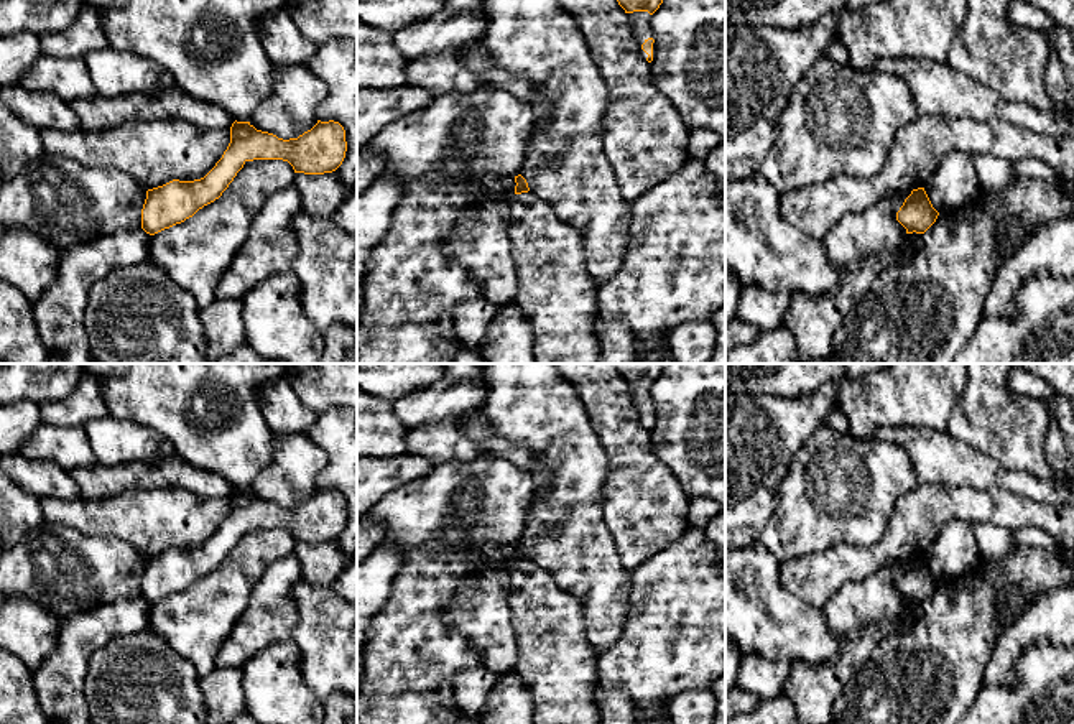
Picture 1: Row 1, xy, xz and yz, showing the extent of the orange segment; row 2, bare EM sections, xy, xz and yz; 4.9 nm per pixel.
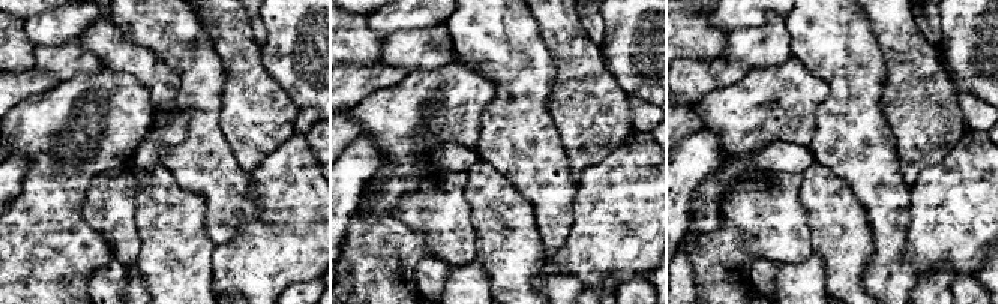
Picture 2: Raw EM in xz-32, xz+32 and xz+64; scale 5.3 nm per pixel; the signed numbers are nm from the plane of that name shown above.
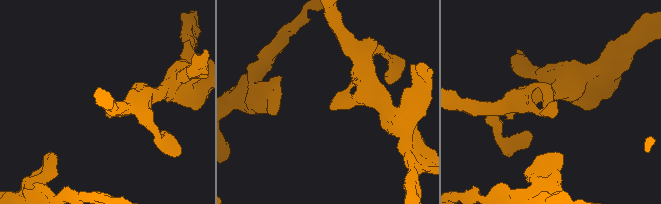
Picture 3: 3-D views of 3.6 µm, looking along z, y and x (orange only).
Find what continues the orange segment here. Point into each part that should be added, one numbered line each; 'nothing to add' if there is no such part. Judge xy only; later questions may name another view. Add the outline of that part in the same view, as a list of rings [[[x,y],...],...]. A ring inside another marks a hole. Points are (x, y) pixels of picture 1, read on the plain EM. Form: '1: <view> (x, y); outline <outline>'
nothing to add

